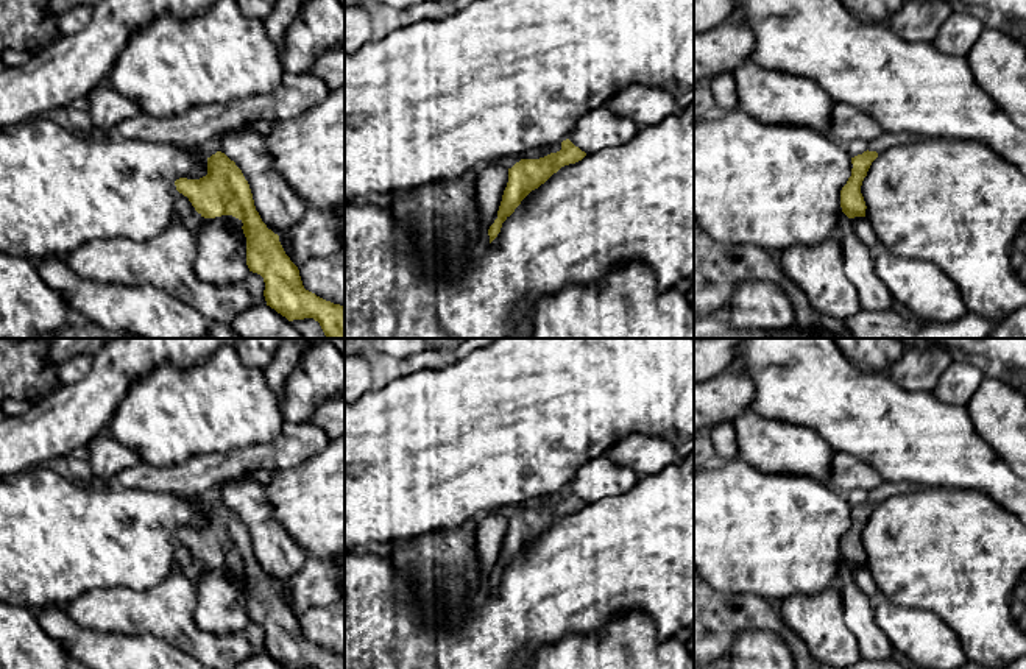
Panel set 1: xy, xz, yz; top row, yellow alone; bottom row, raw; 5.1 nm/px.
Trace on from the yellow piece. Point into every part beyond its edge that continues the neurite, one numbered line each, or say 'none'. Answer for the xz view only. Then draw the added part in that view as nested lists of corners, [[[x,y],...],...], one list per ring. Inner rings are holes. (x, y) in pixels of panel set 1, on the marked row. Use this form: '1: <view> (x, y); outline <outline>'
none

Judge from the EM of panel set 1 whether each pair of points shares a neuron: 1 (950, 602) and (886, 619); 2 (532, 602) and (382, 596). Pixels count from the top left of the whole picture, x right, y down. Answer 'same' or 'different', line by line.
1: different
2: same

